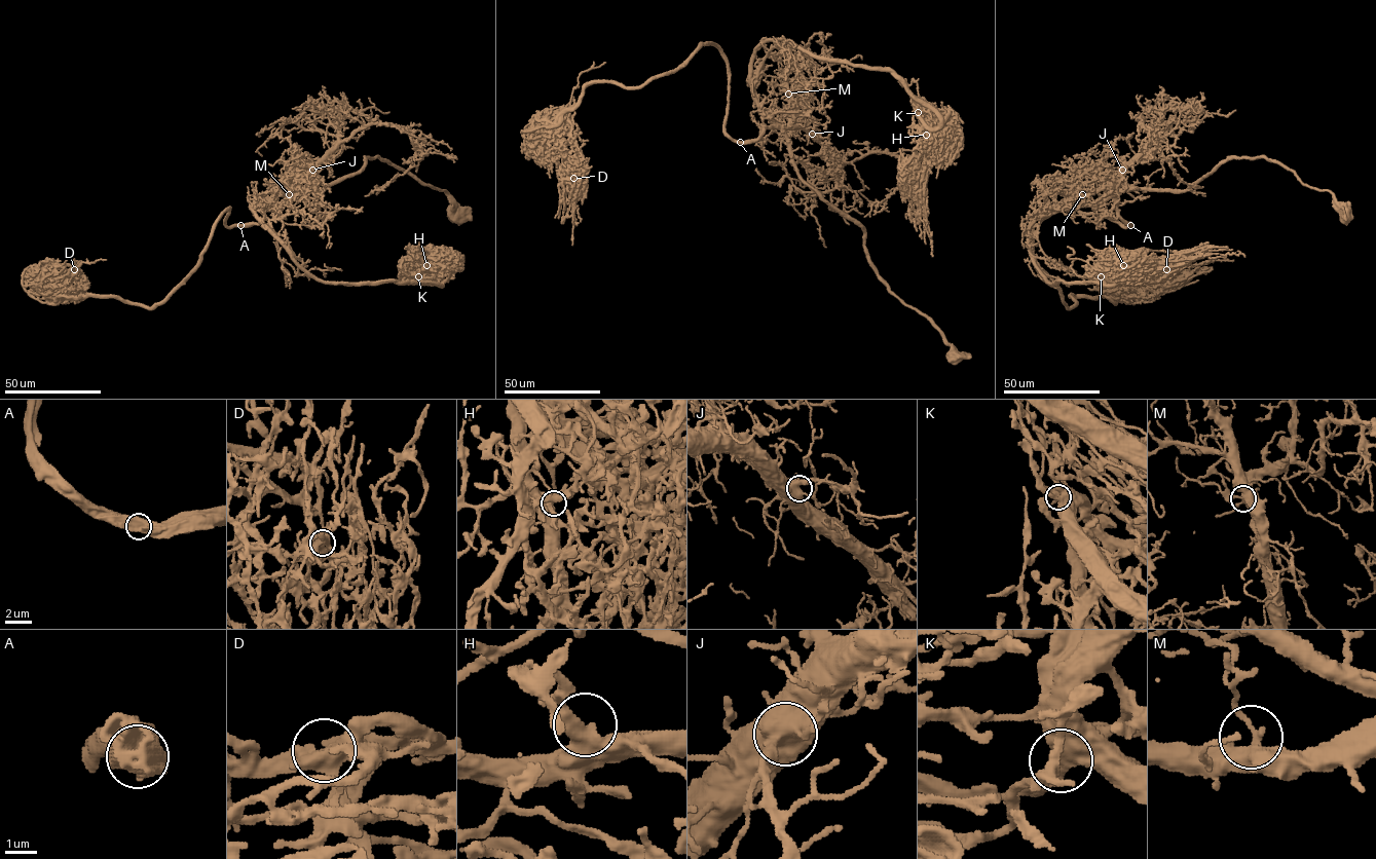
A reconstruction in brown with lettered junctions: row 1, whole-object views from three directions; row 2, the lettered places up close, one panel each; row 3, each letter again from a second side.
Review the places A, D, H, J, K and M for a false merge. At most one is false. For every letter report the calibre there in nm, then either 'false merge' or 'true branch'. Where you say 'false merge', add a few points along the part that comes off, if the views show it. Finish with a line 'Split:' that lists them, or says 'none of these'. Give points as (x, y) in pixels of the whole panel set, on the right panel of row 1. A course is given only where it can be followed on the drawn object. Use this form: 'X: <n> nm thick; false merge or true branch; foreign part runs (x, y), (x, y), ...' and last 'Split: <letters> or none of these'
A: 800 nm thick; true branch
D: 440 nm thick; true branch
H: 480 nm thick; true branch
J: 500 nm thick; true branch
K: 480 nm thick; true branch
M: 360 nm thick; true branch
Split: none of these

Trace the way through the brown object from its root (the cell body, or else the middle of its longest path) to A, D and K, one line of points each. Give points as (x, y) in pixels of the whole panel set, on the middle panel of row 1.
A: (954, 358), (944, 336), (878, 274), (864, 230), (802, 178), (787, 136), (768, 127), (740, 143)
D: (954, 358), (781, 131), (724, 133), (714, 44), (638, 86), (590, 82), (559, 115), (573, 178)
K: (954, 358), (802, 178), (751, 55), (784, 39), (887, 69), (940, 124), (918, 112)

